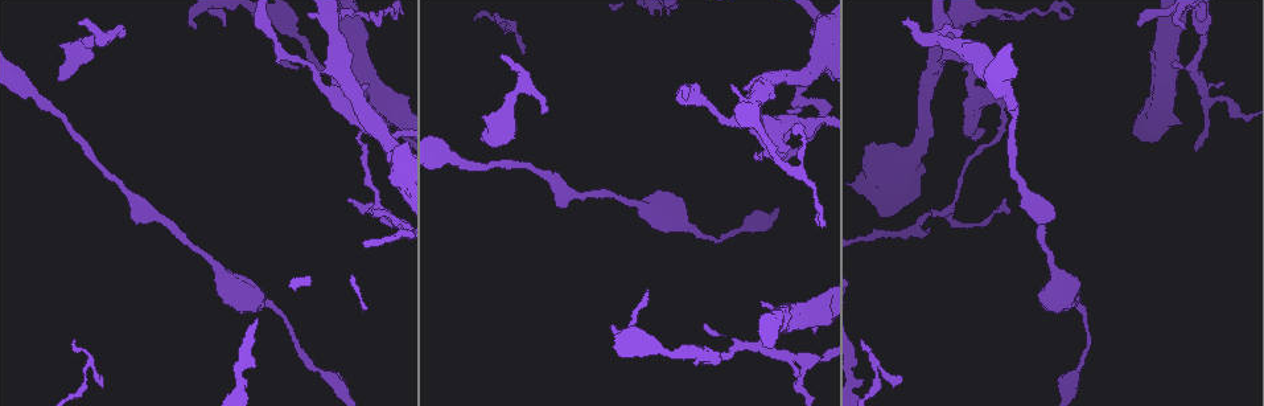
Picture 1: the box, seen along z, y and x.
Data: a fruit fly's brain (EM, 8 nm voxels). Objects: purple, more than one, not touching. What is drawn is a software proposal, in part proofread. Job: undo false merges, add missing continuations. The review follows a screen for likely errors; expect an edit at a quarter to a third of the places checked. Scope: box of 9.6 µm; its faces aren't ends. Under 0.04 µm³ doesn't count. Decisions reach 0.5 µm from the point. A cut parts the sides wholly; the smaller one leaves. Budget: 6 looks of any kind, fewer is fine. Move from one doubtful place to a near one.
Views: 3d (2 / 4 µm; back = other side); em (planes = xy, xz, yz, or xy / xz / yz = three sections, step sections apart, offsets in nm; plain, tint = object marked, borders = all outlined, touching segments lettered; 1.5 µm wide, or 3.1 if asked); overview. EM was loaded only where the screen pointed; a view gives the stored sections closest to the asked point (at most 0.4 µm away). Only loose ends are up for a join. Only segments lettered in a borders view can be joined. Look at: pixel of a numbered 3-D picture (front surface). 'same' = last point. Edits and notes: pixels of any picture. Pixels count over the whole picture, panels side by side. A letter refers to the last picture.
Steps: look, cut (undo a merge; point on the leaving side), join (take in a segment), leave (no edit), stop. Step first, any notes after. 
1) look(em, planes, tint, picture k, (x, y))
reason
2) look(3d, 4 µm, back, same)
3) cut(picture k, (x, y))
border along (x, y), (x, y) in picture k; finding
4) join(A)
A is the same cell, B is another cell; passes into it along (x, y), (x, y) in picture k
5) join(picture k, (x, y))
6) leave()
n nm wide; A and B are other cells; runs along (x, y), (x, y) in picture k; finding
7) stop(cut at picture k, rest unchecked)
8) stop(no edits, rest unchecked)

look(em, planes, borders, picture 1, (794, 128))
free end

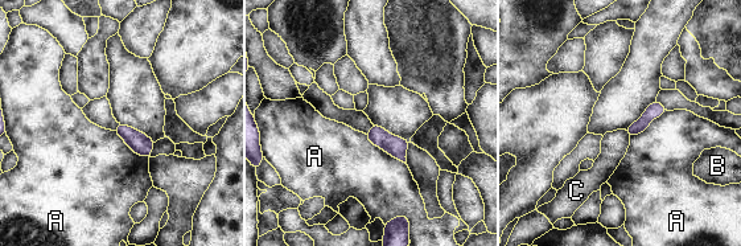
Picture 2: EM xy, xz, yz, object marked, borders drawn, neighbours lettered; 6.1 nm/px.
leave()
A, B and C are other cells; border along (366, 135), (371, 143), (406, 164) in picture 2; none of them fits

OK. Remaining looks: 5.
look(em, 3.1 µm, xy, step 8, tint, picture 1, (960, 34))
free end

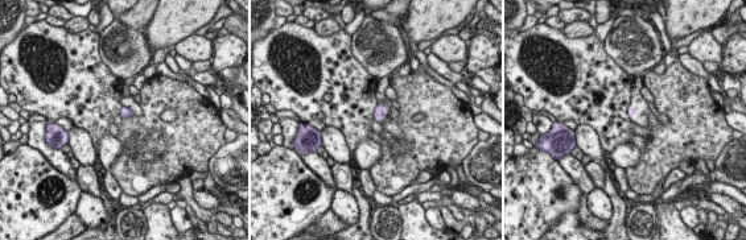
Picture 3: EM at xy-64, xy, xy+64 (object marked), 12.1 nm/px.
look(em, 3.1 µm, planes, borders, same)

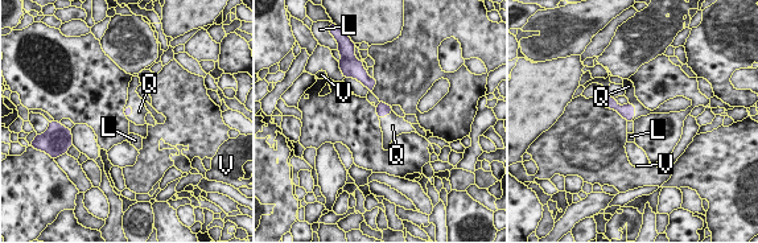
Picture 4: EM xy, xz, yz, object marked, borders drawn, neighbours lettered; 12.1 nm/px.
join(Q)
Q is the same cell, L and V are other cells; passes into it along (128, 110), (131, 112), (139, 111) in picture 4; the cell continues

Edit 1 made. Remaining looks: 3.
look(overview)
see it whole again

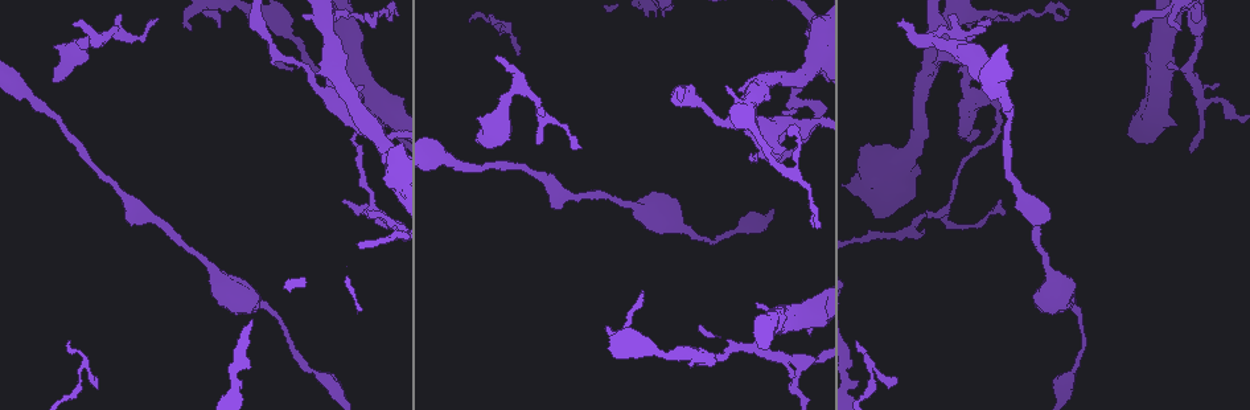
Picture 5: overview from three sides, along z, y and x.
look(3d, 4 µm, picture 5, (642, 293))
free end

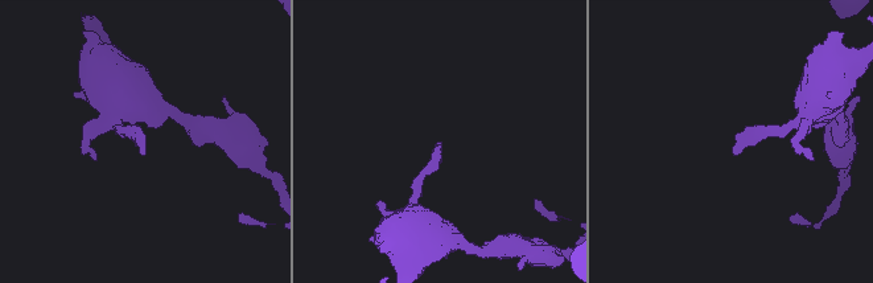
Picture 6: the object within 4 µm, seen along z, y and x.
look(em, planes, borders, picture 6, (144, 153))
shape alone is not enough

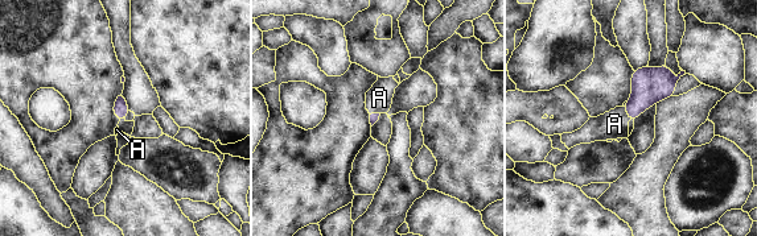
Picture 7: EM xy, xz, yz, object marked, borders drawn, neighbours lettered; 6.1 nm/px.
join(A)
A touches over 90 nm; A is the same cell; passes into it along (650, 86), (626, 112), (614, 124) in picture 7; it goes on there

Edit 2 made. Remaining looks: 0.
stop(join at picture 4, join at picture 7, rest unchecked)

